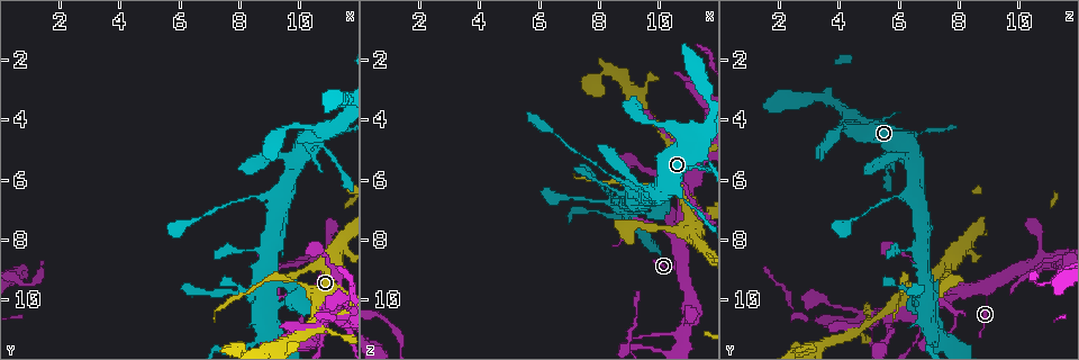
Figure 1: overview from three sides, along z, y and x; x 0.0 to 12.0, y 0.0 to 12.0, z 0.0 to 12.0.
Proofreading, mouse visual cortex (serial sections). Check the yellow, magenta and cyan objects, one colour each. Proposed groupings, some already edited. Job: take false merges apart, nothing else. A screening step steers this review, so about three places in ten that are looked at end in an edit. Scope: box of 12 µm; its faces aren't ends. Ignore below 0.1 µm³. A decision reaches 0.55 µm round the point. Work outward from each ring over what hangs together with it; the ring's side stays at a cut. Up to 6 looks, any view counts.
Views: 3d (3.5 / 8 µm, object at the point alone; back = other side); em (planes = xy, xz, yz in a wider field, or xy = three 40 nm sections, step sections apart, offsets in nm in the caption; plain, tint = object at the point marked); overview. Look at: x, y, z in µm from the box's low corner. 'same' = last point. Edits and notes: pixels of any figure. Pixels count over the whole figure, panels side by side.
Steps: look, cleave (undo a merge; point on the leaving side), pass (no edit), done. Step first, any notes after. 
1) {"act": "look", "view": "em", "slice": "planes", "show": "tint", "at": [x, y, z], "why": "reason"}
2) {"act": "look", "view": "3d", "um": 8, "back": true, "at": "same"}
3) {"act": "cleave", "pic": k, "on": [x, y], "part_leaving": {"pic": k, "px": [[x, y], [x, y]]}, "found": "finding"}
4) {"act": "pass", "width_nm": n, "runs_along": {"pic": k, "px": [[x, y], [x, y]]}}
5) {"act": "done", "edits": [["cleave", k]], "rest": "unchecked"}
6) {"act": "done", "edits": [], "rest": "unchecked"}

{"act": "look", "view": "3d", "um": 3.5, "at": [10.8, 4.6, 6.6], "why": "sudden change in width"}

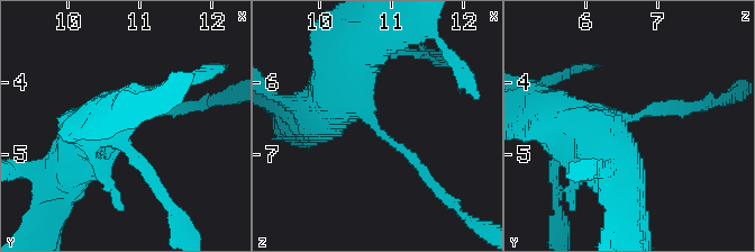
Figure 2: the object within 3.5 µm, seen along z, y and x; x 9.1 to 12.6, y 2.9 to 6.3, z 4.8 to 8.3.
{"act": "look", "view": "em", "slice": "xy", "step": 3, "show": "tint", "at": [10.80, 4.50, 6.65], "arm_widths_nm": [150, 500]}

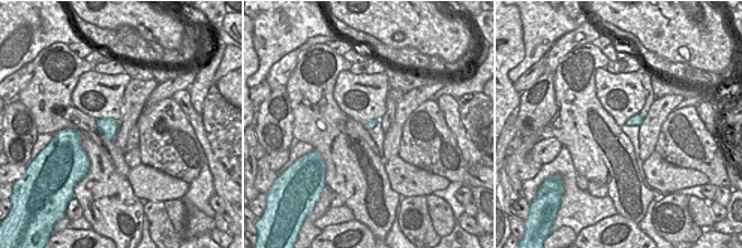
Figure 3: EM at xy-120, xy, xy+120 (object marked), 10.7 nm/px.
{"act": "look", "view": "em", "slice": "xy", "step": 2, "show": "tint", "at": "same"}

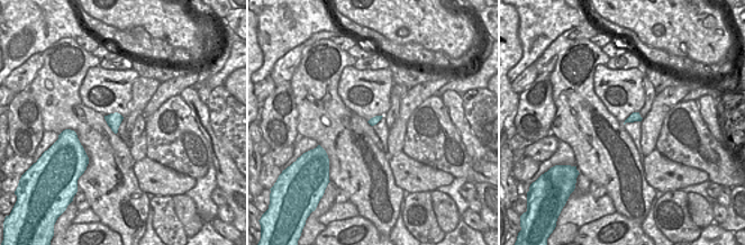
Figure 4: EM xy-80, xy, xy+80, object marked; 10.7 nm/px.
{"act": "pass", "found": "continuous, no second cell"}

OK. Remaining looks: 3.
{"act": "look", "view": "3d", "um": 3.5, "at": [8.8, 6.6, 6.1], "why": "sudden change in width"}

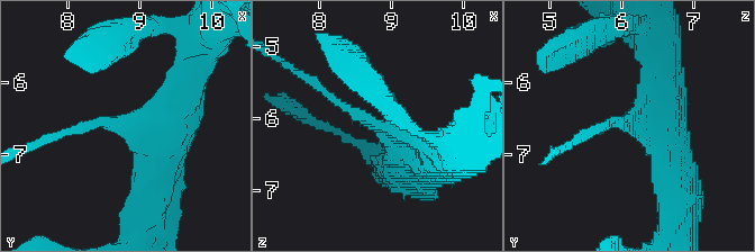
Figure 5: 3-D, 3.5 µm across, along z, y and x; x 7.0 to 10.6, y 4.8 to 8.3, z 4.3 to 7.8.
{"act": "look", "view": "em", "slice": "xy", "step": 5, "show": "tint", "at": [8.80, 6.50, 6.10], "arm_widths_nm": [100, 400]}

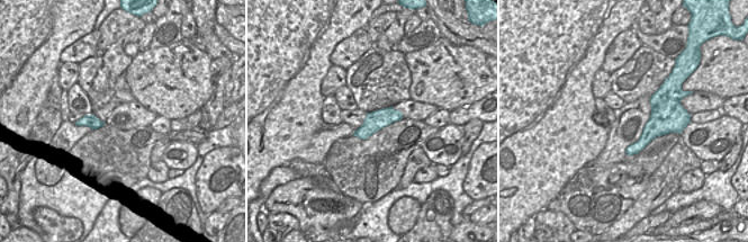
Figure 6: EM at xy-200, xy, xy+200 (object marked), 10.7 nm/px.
{"act": "pass", "found": "all the same cell"}

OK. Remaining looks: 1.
{"act": "done", "edits": [], "rest": "unchecked"}

